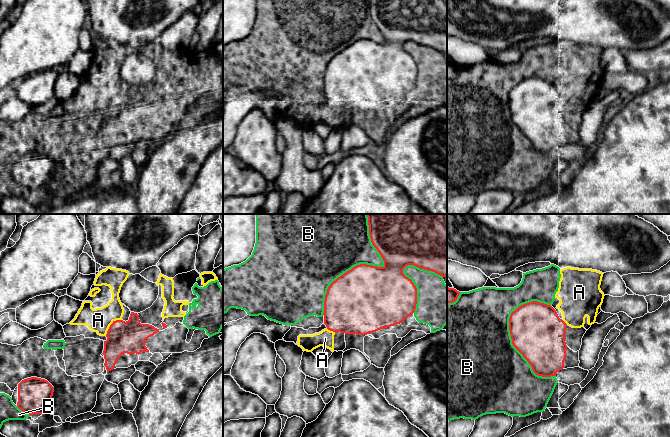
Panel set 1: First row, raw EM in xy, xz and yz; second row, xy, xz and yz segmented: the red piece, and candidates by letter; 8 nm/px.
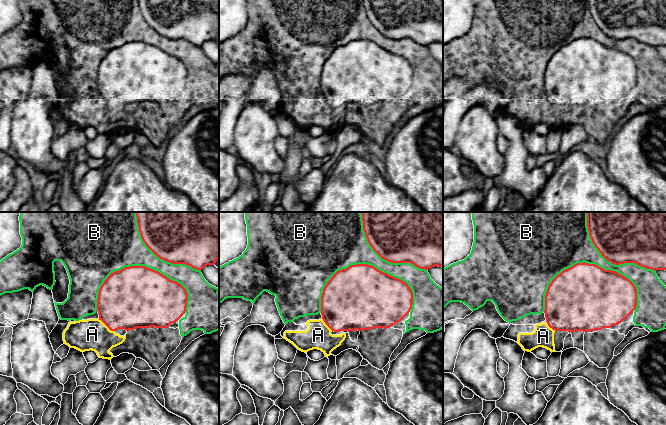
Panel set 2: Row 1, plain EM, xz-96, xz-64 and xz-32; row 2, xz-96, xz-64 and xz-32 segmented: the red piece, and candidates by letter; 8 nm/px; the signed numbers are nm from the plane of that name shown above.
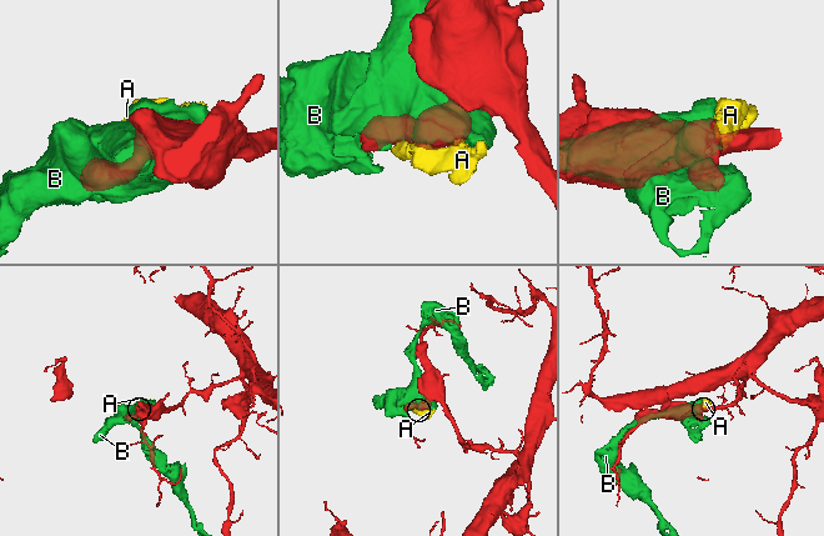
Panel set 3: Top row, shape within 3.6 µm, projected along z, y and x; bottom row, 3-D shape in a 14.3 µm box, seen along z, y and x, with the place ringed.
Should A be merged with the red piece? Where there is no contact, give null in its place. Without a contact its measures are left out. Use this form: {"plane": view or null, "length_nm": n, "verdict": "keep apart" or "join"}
{"plane": "xy", "length_nm": 190, "verdict": "join"}

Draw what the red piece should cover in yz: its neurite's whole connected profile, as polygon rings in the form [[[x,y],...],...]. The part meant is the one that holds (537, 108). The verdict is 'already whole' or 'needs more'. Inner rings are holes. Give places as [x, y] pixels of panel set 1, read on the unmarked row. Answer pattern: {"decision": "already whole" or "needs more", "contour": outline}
{"decision": "already whole", "contour": [[[537,77],[519,82],[509,94],[513,122],[542,153],[556,152],[564,143],[566,103],[551,81]]]}

